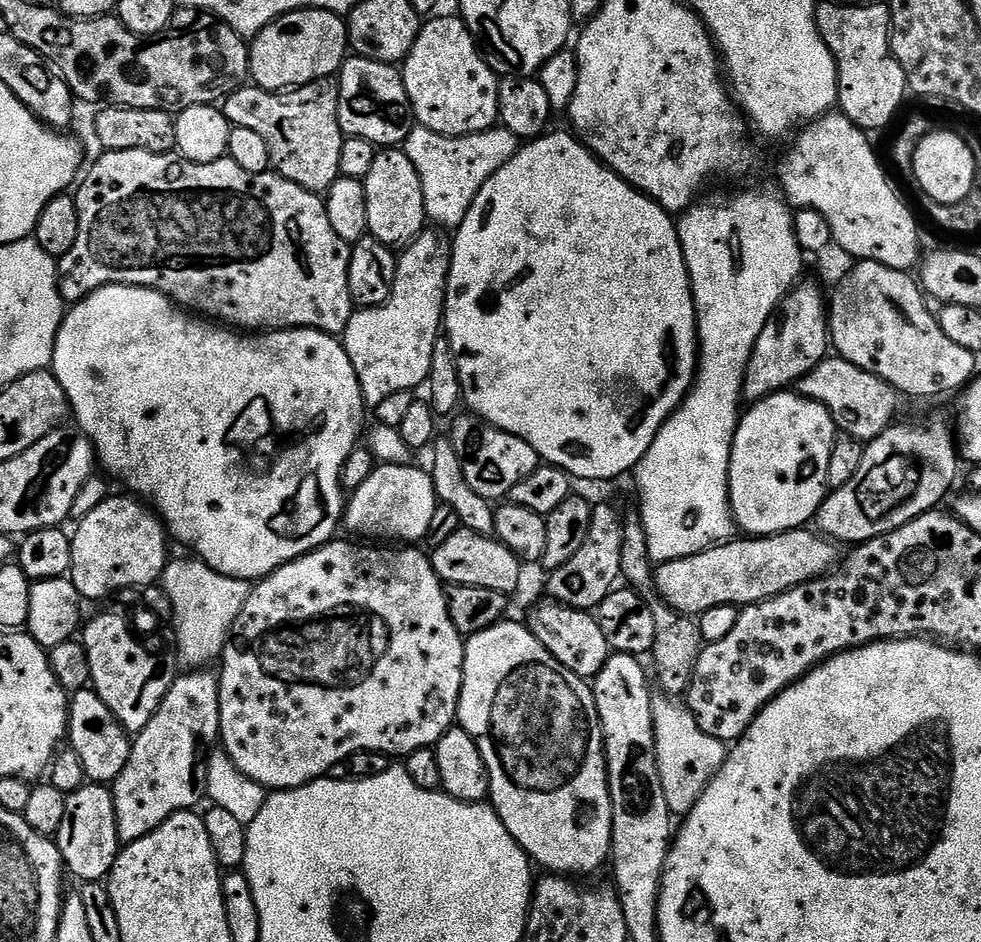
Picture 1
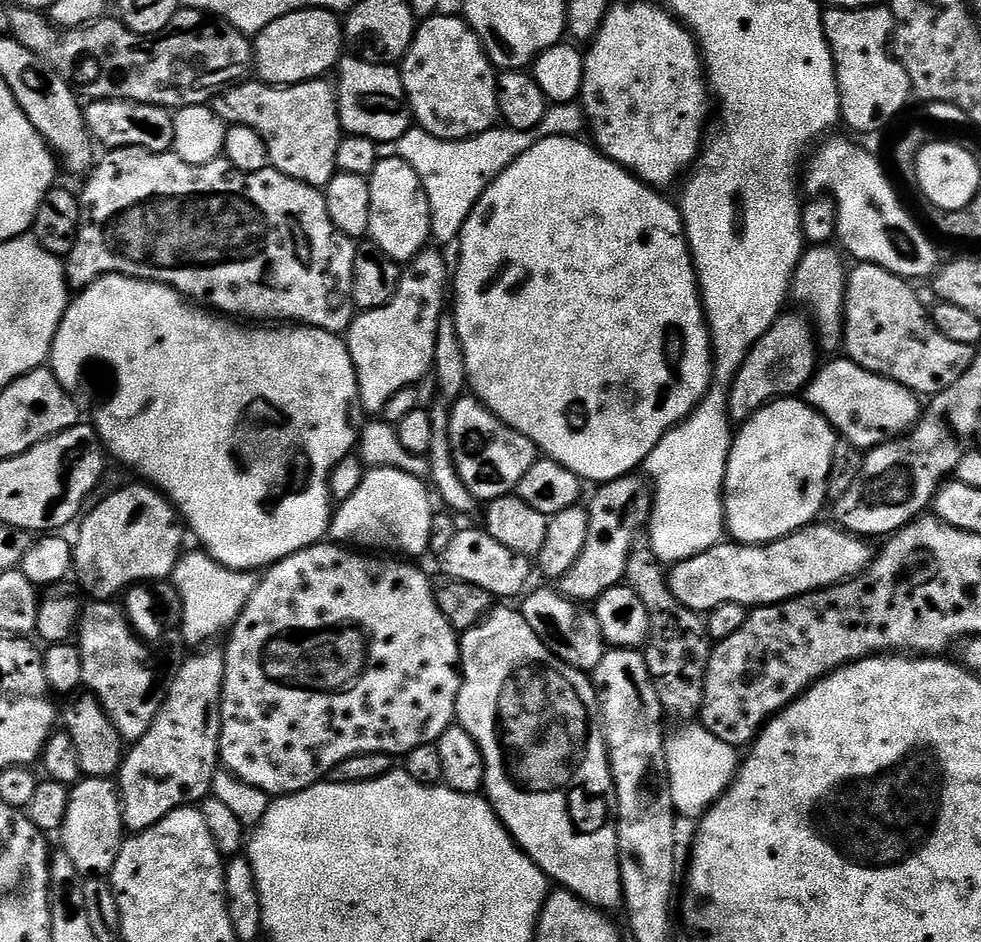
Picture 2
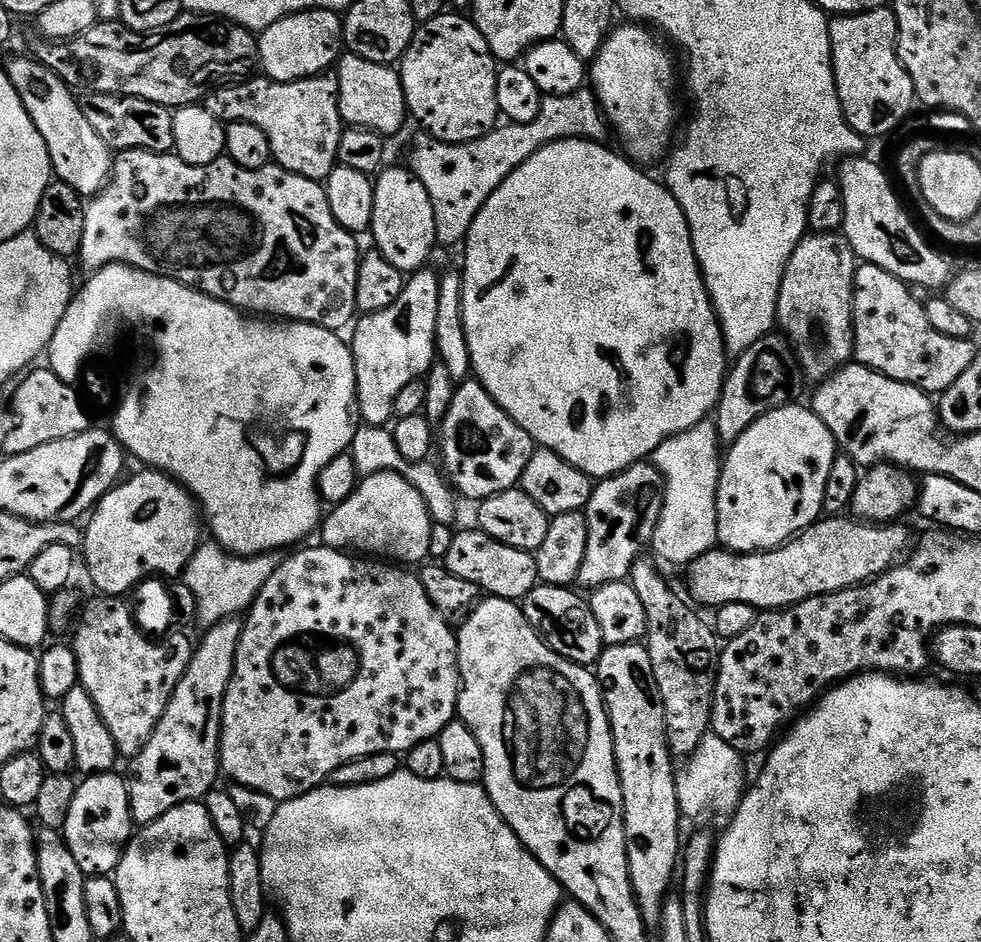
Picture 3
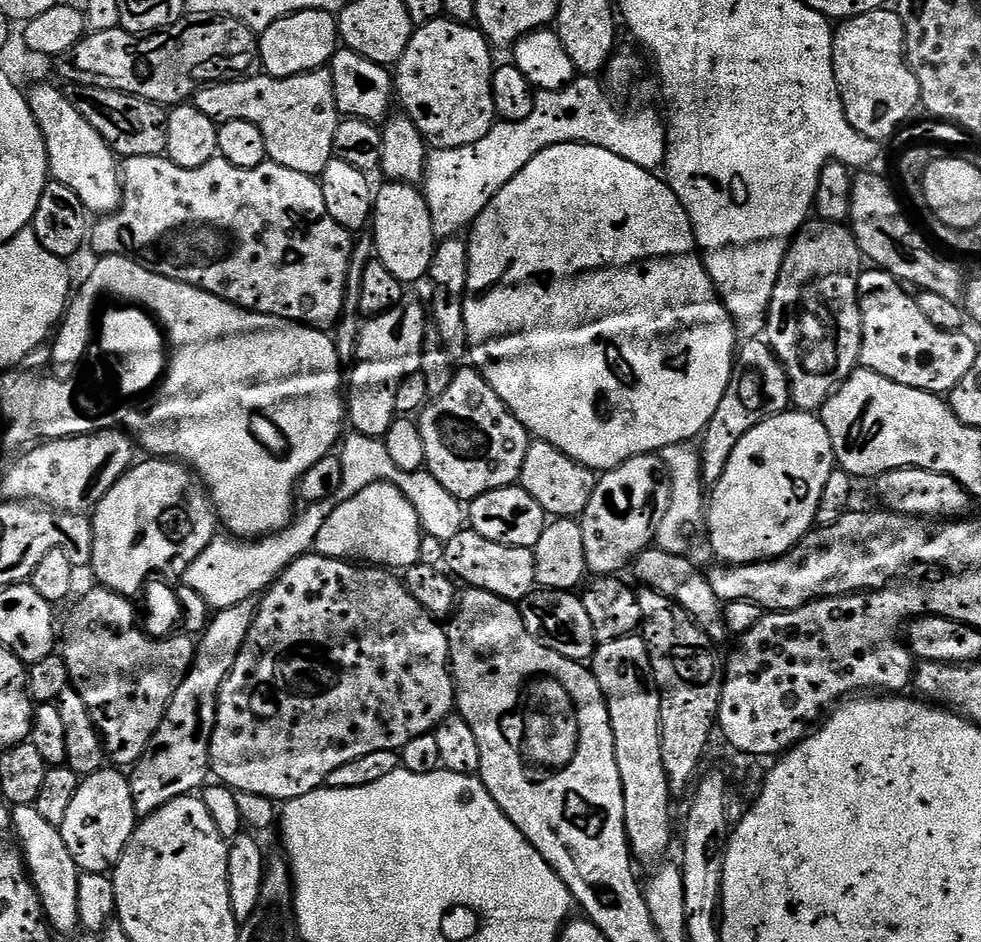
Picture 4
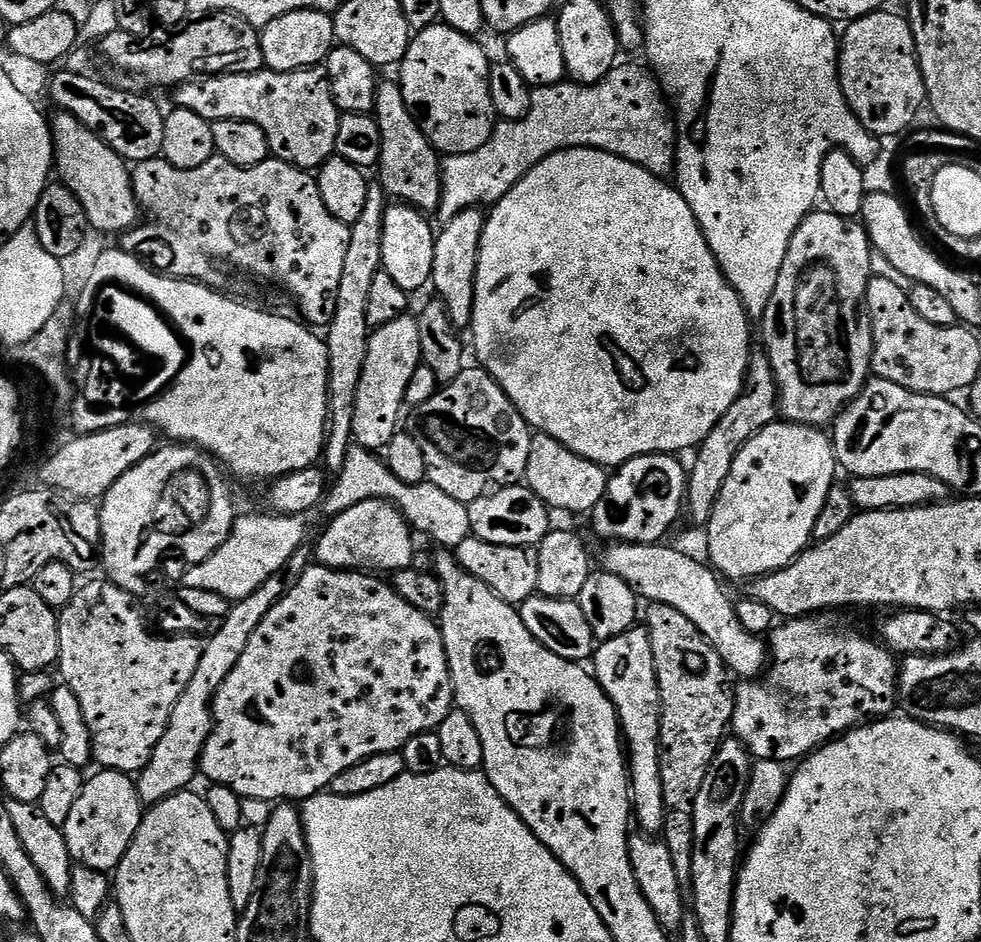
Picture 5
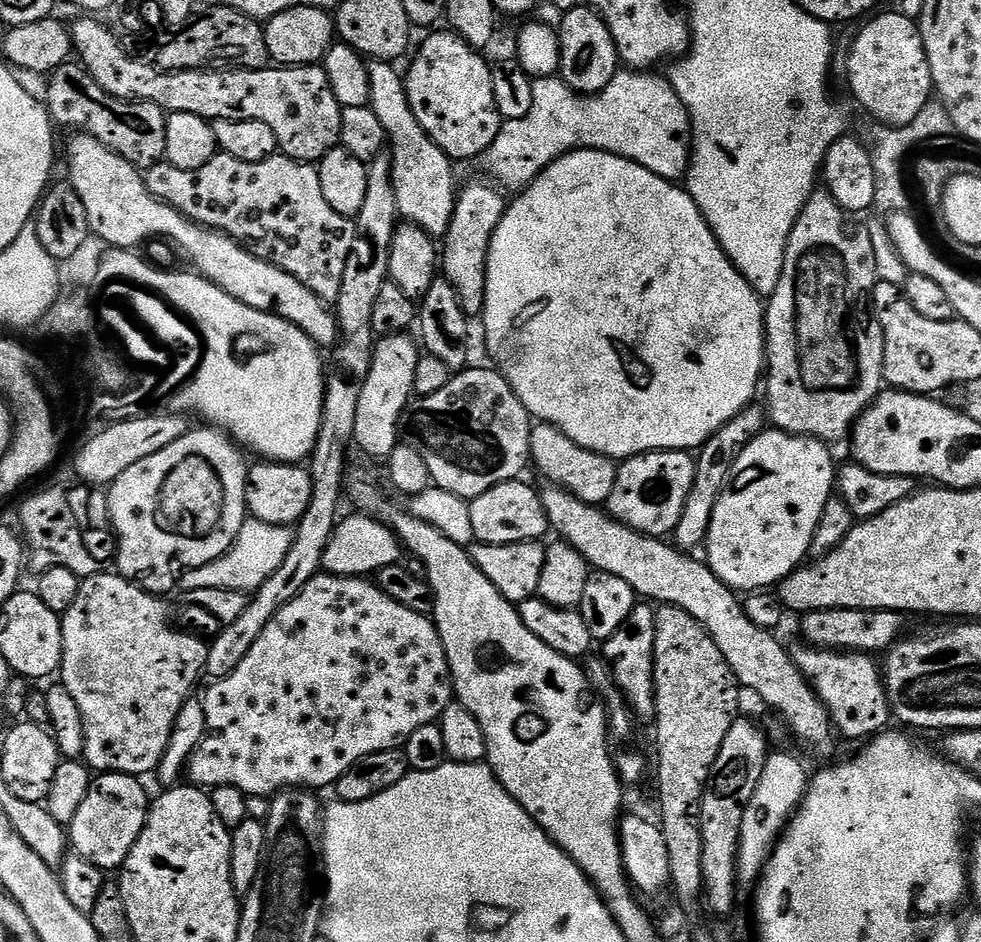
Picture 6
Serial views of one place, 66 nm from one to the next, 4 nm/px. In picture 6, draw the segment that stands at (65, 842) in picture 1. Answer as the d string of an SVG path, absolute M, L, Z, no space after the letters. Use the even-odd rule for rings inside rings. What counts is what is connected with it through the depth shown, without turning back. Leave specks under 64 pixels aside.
M106 772L93 779L82 807L74 814L70 825L70 848L75 855L105 870L123 868L148 820L150 796L144 793L140 784L143 783L137 777L117 772Z

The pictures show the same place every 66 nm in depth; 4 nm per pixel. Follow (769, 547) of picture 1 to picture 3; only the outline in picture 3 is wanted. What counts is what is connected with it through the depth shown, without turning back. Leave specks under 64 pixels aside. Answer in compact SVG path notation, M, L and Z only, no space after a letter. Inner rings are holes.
M821 518L804 529L799 536L792 537L787 544L781 544L779 548L772 548L769 552L707 552L687 565L688 588L693 596L691 599L697 605L709 604L709 609L712 610L730 602L746 602L758 610L775 610L788 608L806 598L825 596L831 592L854 588L857 584L866 584L888 571L909 551L908 532L902 525L900 522L889 522L881 526L859 518Z

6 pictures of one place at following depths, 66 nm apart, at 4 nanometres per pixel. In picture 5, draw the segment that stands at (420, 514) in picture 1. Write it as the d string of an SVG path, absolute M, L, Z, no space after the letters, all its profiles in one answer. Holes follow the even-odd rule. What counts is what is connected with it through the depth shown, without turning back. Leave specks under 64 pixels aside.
M388 501L358 502L358 506L350 506L350 510L331 517L327 523L328 529L321 534L316 552L314 548L315 559L324 567L375 570L380 574L401 572L403 568L413 567L412 555L416 552L416 544L412 541L413 529L403 513Z

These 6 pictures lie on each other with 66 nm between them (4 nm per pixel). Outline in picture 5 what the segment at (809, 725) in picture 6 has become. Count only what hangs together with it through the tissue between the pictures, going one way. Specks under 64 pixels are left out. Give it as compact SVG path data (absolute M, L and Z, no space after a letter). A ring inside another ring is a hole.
M616 542L604 552L603 571L614 574L622 578L628 585L636 591L637 597L648 599L652 604L665 604L674 606L678 614L686 614L694 626L702 635L712 643L712 649L722 658L729 673L740 675L740 678L756 678L765 671L766 665L770 660L770 652L766 647L765 641L759 636L750 634L742 622L738 622L738 614L733 597L728 597L724 593L721 577L703 559L695 560L692 556L687 556L684 552L679 552L676 548L667 548L667 543L659 544L629 544L627 542Z

